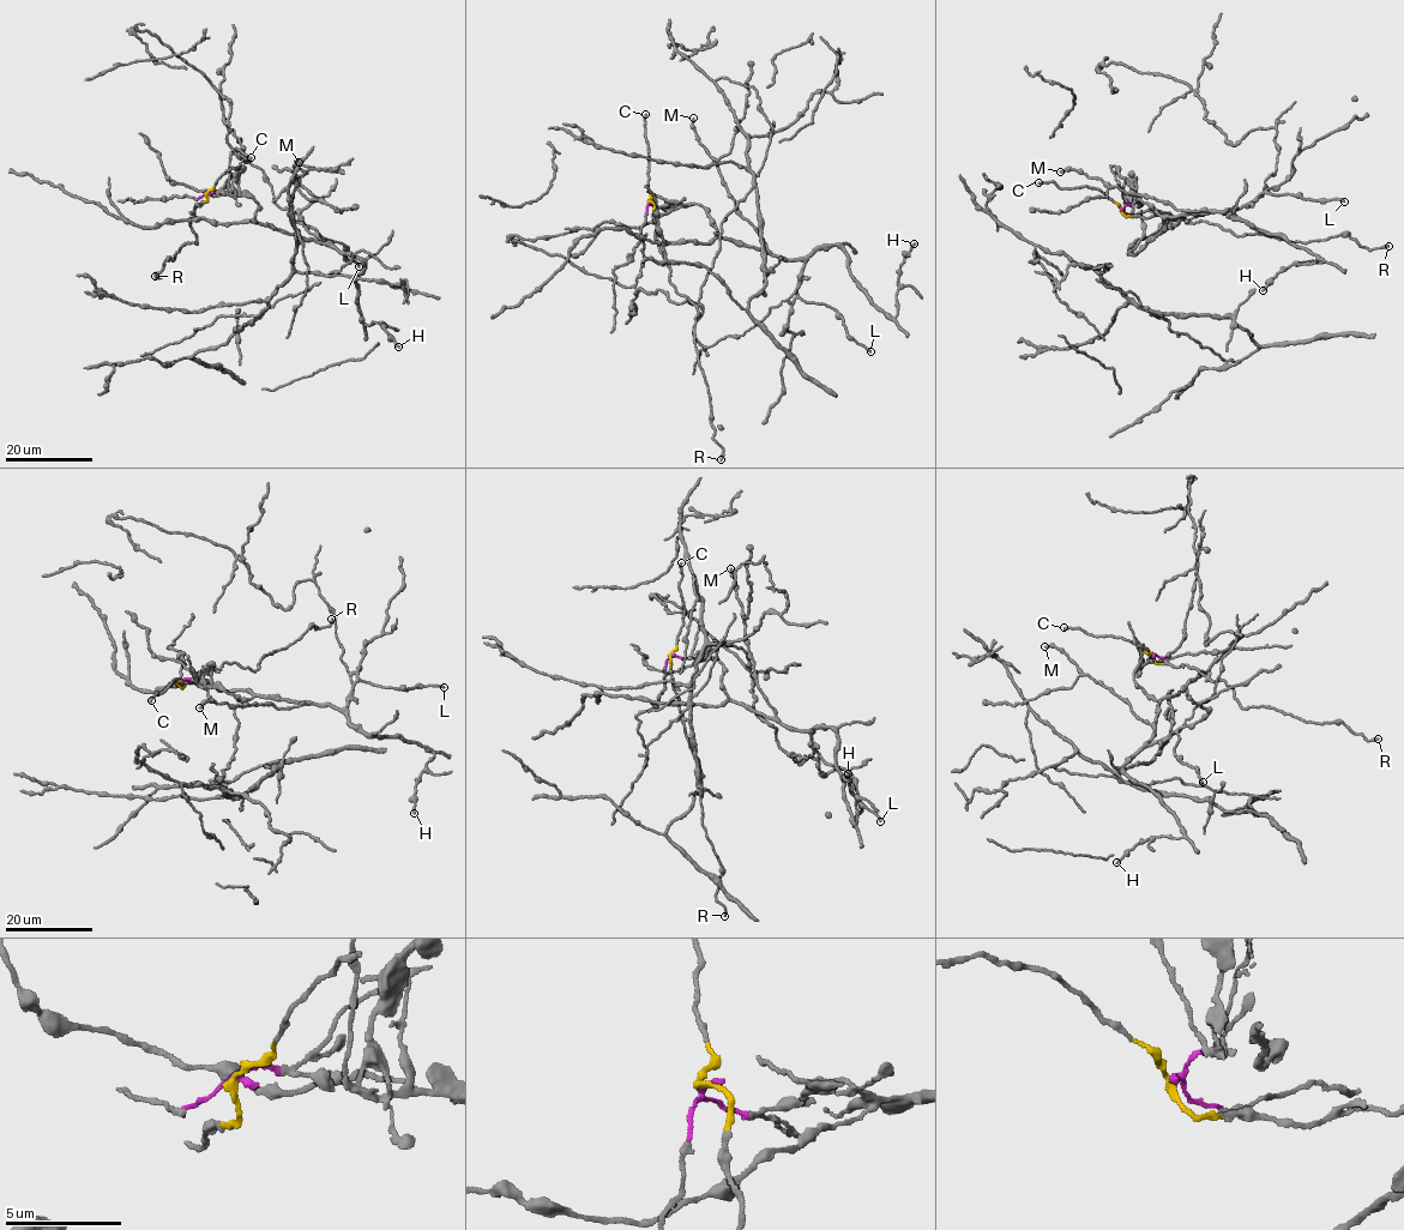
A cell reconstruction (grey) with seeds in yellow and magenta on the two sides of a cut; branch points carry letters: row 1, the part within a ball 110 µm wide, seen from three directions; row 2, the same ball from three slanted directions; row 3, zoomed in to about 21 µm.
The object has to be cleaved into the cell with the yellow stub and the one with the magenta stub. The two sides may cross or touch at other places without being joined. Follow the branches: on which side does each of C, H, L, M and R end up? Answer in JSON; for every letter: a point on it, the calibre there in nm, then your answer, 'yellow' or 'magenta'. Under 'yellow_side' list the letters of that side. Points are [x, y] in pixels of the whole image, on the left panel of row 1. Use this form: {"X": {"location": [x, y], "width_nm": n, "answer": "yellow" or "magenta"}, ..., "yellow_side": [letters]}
{"C": {"location": [251, 157], "width_nm": 150, "answer": "yellow"}, "H": {"location": [398, 347], "width_nm": 240, "answer": "magenta"}, "L": {"location": [359, 266], "width_nm": 190, "answer": "magenta"}, "M": {"location": [299, 162], "width_nm": 240, "answer": "magenta"}, "R": {"location": [155, 276], "width_nm": 240, "answer": "yellow"}, "yellow_side": ["C", "R"]}

